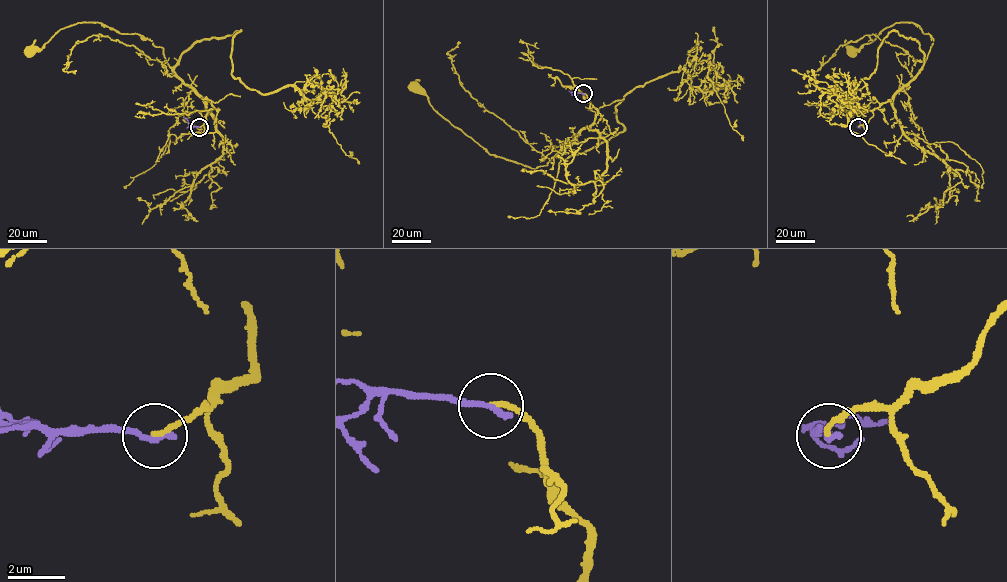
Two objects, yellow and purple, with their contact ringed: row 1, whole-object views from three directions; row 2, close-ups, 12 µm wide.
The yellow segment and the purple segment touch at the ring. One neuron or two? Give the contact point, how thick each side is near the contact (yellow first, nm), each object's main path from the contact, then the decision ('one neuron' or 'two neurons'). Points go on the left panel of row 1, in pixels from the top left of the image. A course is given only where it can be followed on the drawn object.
(199, 127) | 180/240 nm | yellow via (199, 127), (213, 106), (177, 75), (152, 41), (77, 22), (29, 51) | purple via (199, 127), (189, 125), (184, 117) | two neurons

